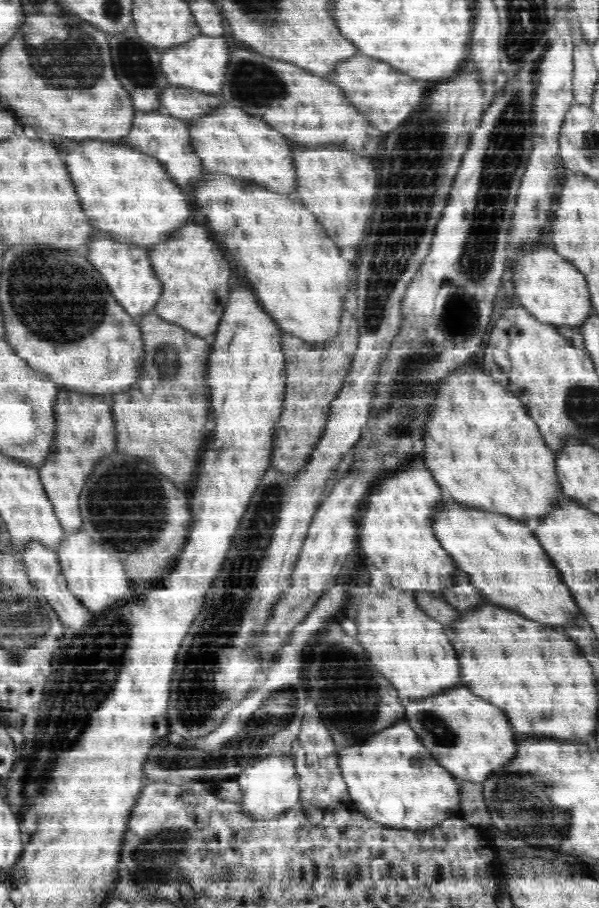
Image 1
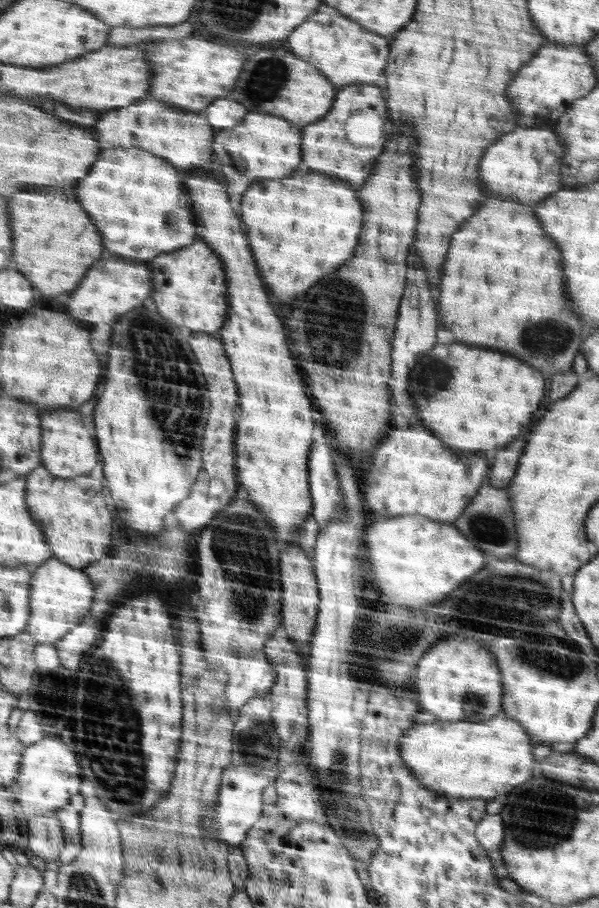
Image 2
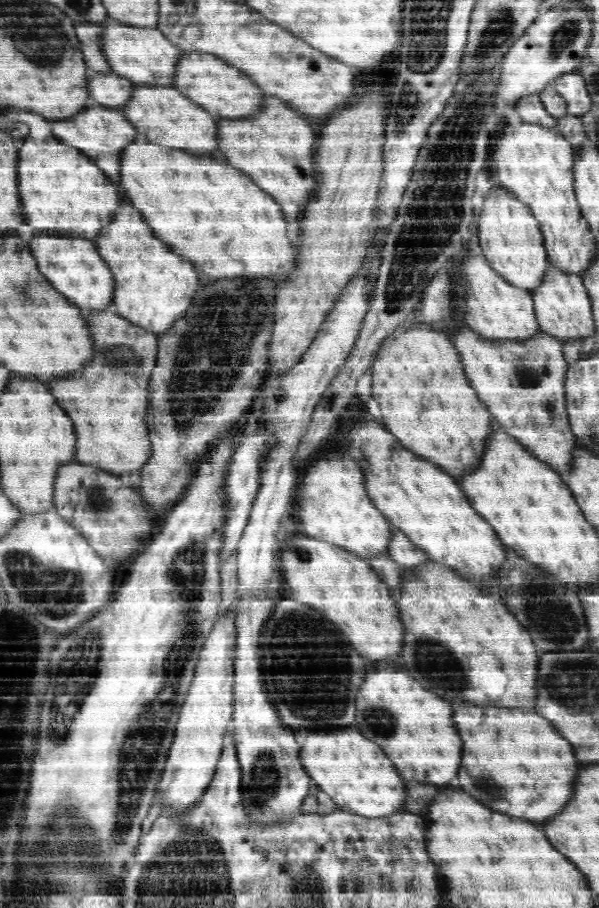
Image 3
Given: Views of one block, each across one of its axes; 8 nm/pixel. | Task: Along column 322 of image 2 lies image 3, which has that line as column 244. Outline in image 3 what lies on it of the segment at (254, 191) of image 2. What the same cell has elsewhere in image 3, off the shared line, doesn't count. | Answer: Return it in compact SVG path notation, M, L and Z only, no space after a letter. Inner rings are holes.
M137 141L134 148L126 152L126 164L119 170L122 172L122 192L126 192L130 204L134 204L134 208L142 208L140 211L146 214L145 220L150 222L150 228L154 228L162 240L170 240L170 244L174 244L182 256L190 258L190 262L204 274L212 278L264 276L278 280L288 278L290 272L296 270L292 244L286 238L286 220L280 206L274 202L275 198L262 190L249 175L229 163L212 159L206 154L192 154Z

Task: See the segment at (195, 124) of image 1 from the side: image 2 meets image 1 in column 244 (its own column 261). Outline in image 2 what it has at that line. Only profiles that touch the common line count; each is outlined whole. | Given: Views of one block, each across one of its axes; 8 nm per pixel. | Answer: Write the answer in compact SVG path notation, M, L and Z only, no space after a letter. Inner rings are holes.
M267 111L249 112L236 128L219 131L215 138L215 153L229 181L232 204L237 210L242 208L244 192L248 187L254 186L259 179L280 180L289 177L297 172L303 160L302 125L292 124L282 116Z

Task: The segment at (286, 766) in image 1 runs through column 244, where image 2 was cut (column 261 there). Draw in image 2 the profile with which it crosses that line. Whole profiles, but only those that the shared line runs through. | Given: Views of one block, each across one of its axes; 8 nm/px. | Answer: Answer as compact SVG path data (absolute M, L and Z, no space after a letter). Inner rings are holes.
M229 766L224 771L222 789L220 789L219 807L211 810L205 816L207 831L211 837L220 837L228 843L232 850L242 847L246 834L256 825L263 815L262 793L268 786L274 786L278 779L279 772L276 768L270 770L260 770L260 768L250 766Z

